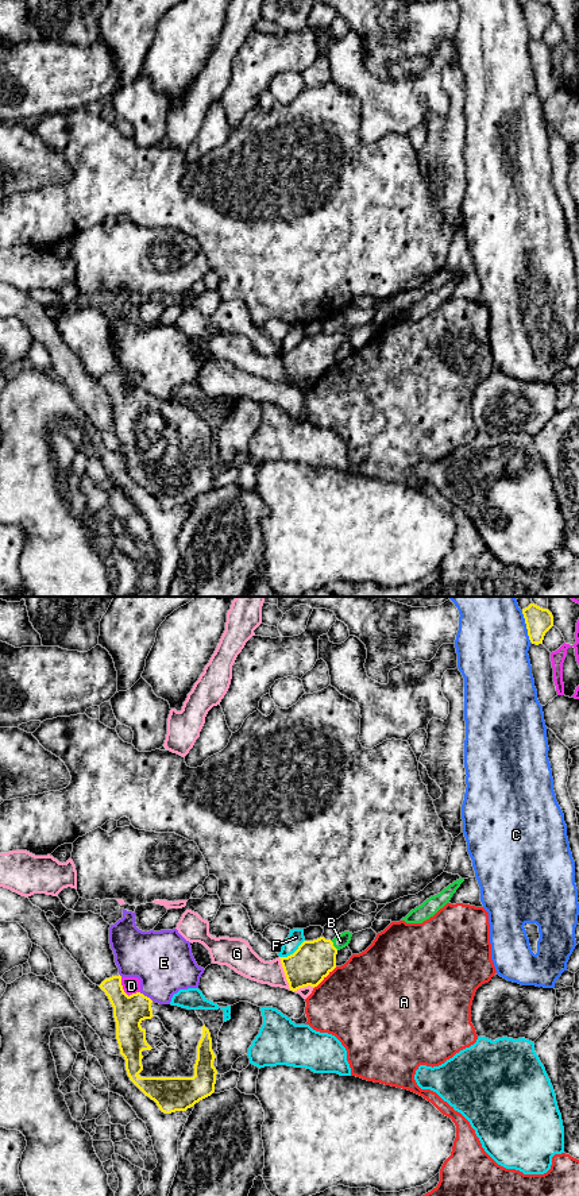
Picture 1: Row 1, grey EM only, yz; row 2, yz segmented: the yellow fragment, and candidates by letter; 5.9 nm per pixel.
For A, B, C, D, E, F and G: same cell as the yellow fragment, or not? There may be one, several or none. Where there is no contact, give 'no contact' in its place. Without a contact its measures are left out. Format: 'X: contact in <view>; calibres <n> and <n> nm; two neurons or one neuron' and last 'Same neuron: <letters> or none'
A: contact in yz; calibres 240 and 480 nm; two neurons
B: contact in yz; calibres 240 and 90 nm; one neuron
C: contact in yz; calibres 160 and 440 nm; two neurons
D: contact in yz; calibres 190 and 100 nm; two neurons
E: contact in yz; calibres 190 and 360 nm; two neurons
F: contact in yz; calibres 240 and 90 nm; two neurons
G: contact in yz; calibres 240 and 160 nm; two neurons
Same neuron: B

